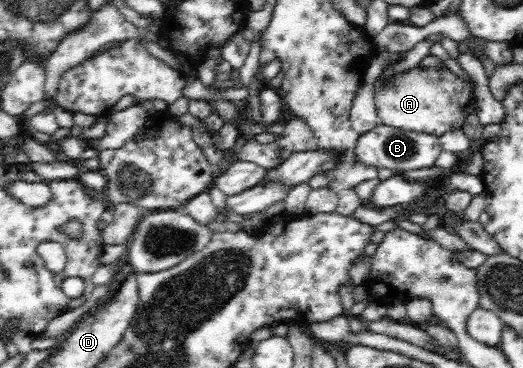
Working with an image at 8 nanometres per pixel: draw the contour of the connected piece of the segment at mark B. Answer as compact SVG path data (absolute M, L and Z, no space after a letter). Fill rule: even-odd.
M380 124L359 136L354 147L354 158L356 163L363 163L376 169L392 169L397 174L406 175L407 171L424 169L438 161L438 155L442 153L439 139L435 135L420 133L400 126L389 126Z

